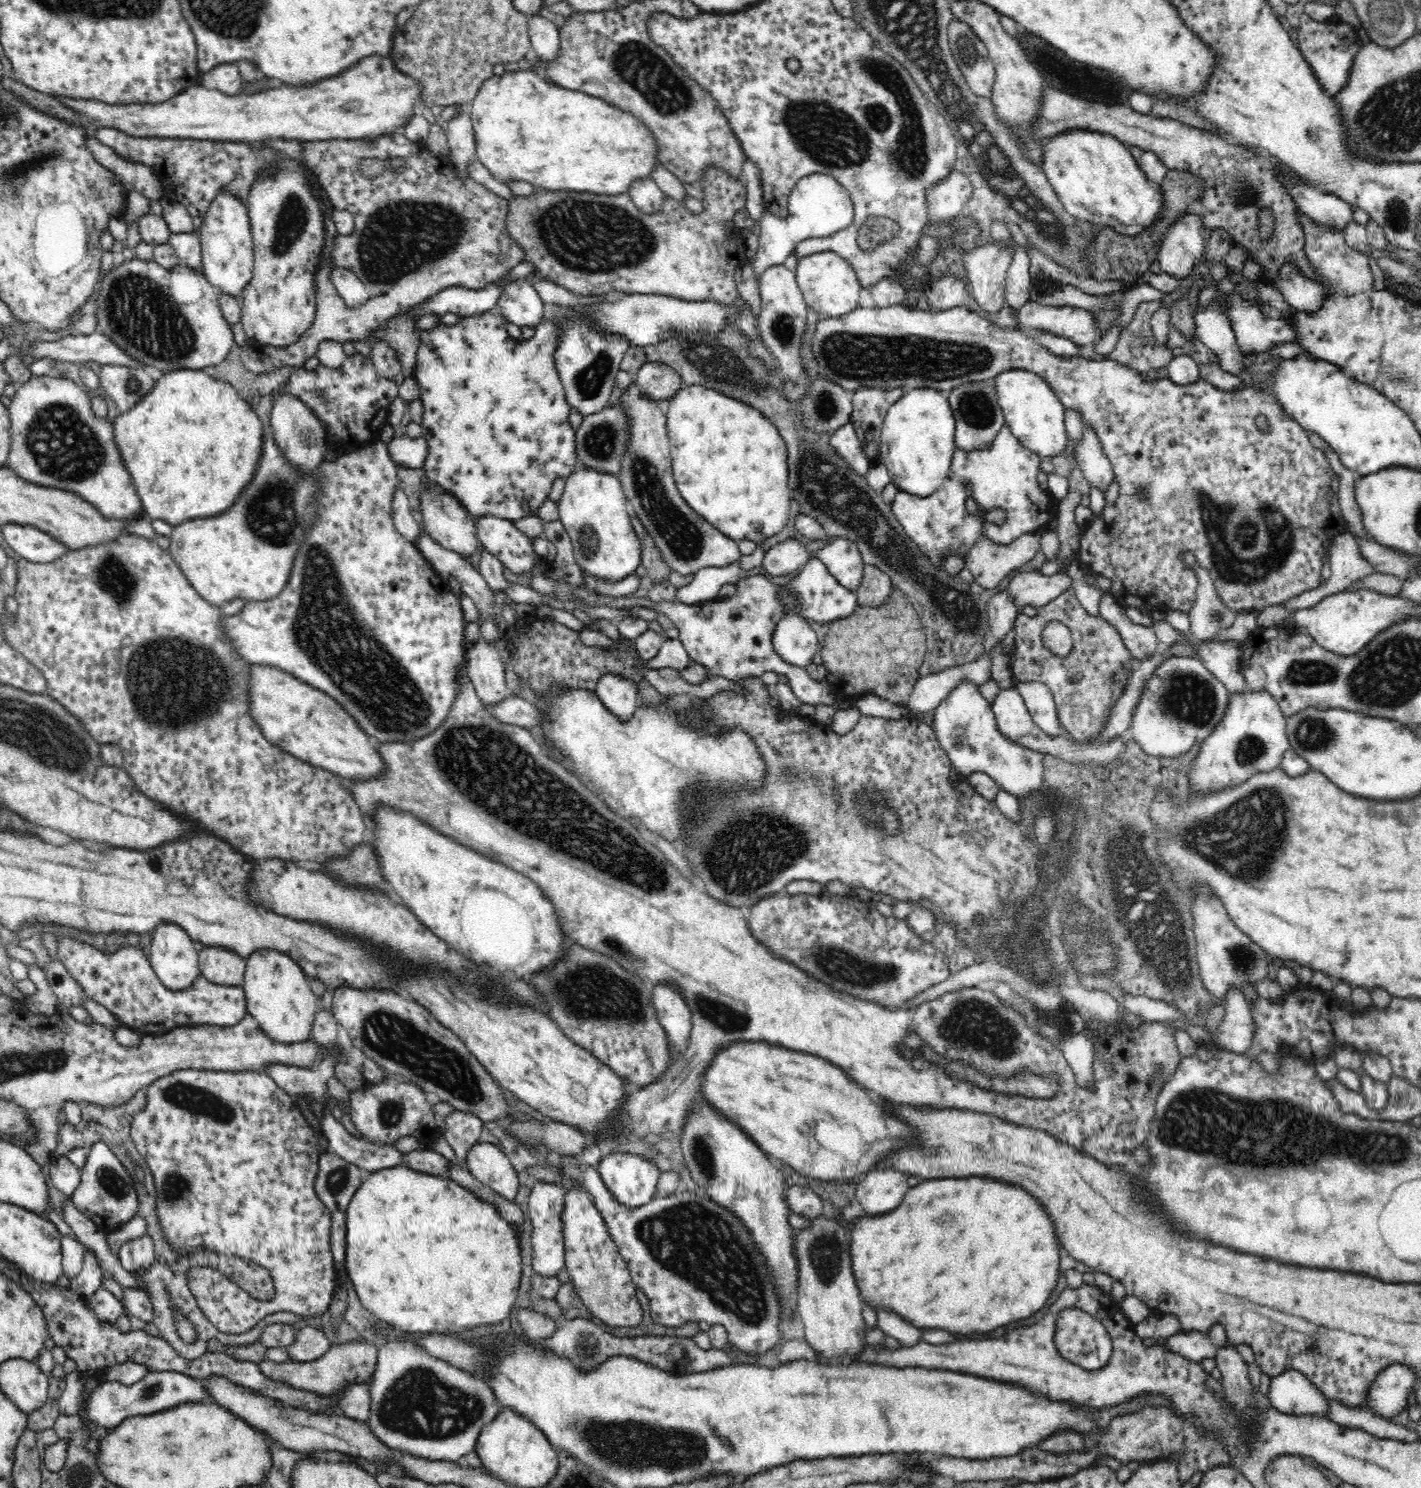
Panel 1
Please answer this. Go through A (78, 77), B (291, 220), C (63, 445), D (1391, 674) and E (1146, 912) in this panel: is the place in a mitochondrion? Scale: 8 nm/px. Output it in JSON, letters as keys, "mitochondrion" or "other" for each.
{"A":"other","B":"mitochondrion","C":"mitochondrion","D":"mitochondrion","E":"mitochondrion"}

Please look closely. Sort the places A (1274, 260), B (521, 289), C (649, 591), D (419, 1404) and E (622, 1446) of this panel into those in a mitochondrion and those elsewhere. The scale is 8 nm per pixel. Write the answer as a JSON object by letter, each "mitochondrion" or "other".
{"A":"other","B":"other","C":"other","D":"mitochondrion","E":"mitochondrion"}

